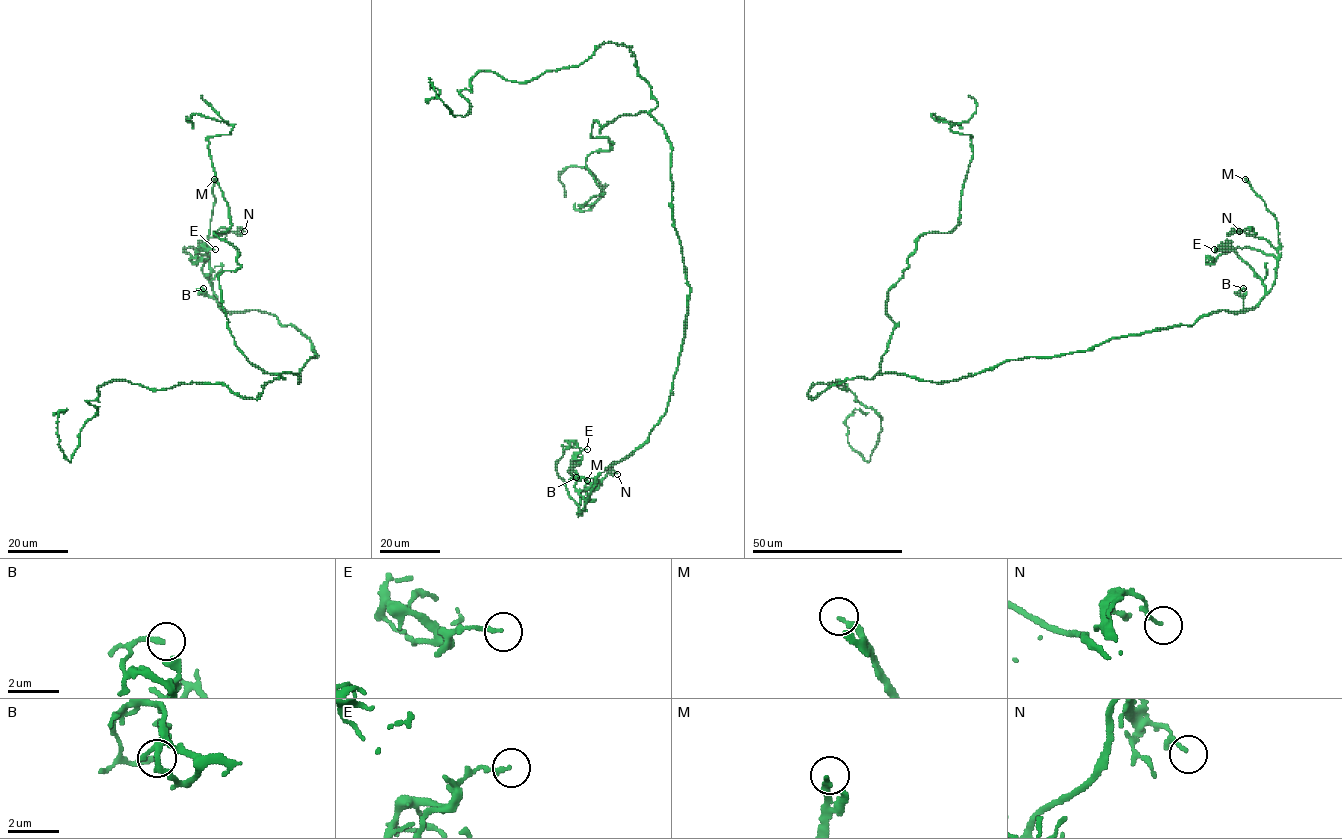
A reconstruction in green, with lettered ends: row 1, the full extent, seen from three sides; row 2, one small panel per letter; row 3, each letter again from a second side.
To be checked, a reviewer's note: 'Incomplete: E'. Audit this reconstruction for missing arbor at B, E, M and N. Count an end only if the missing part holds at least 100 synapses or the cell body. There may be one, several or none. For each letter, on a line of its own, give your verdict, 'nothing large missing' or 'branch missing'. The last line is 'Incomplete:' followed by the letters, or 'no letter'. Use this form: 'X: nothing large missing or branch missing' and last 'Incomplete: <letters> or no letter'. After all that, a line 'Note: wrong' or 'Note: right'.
B: nothing large missing
E: nothing large missing
M: branch missing
N: nothing large missing
Incomplete: M
Note: wrong

